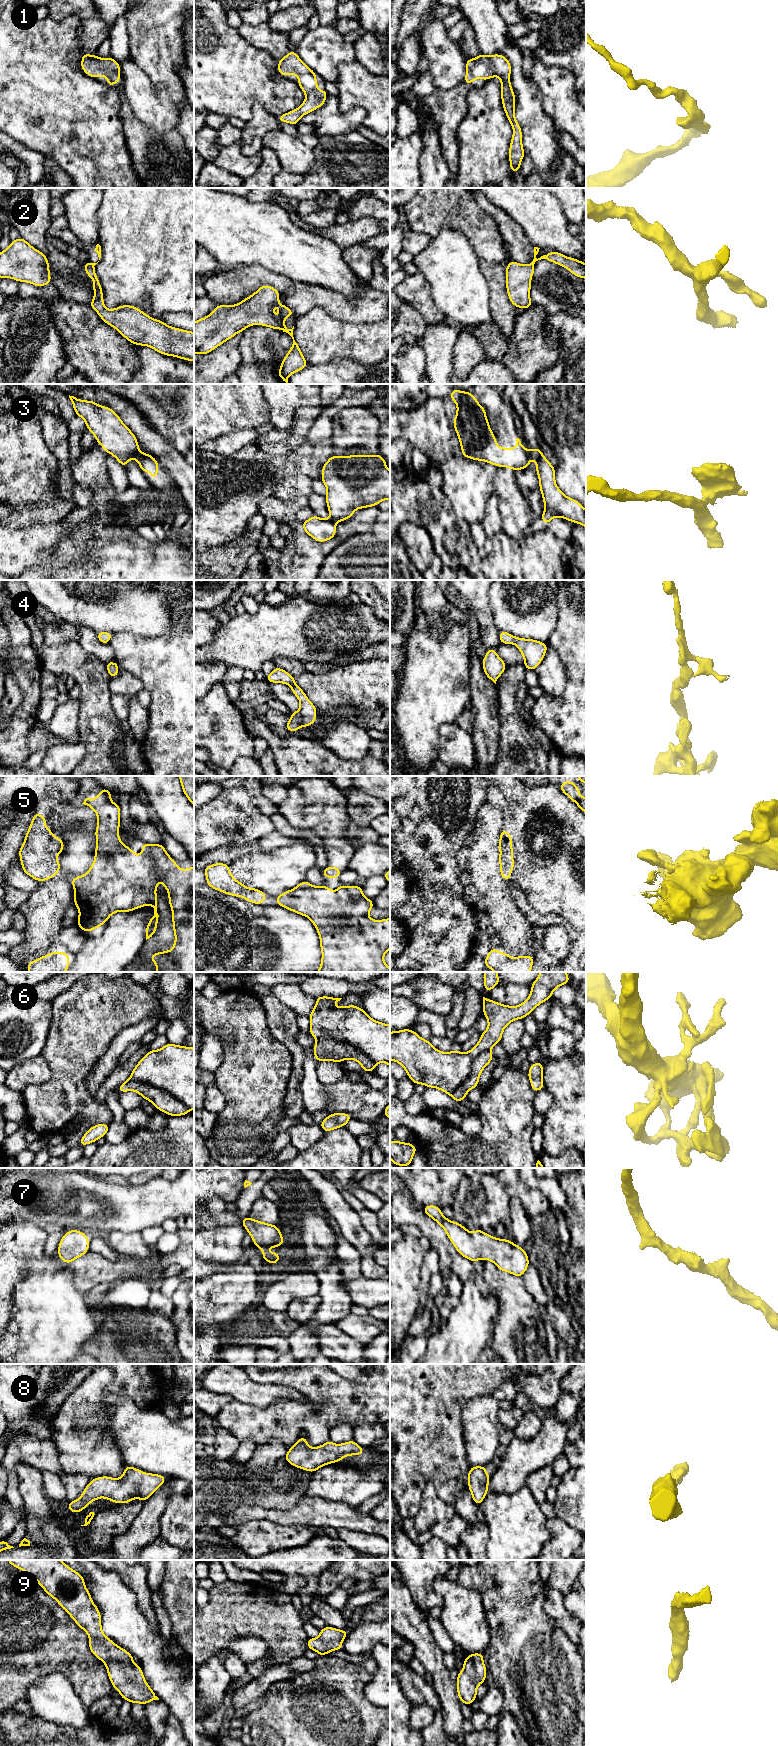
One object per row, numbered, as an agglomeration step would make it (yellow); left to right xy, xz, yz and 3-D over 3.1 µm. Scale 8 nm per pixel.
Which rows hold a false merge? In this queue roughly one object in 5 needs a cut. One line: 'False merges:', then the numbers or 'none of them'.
False merges: 2, 3

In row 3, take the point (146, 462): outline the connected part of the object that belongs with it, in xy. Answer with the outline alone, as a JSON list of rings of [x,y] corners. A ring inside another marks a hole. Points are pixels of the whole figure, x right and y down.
[[[139,453],[137,458],[138,465],[145,474],[147,470],[150,471],[150,479],[153,480],[158,476],[158,461],[147,453]]]

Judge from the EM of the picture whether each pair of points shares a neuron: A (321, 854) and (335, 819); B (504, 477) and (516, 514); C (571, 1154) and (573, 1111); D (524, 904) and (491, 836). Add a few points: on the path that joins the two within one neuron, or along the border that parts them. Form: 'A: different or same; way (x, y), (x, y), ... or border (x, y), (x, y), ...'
A: different; border (323, 848), (327, 855)
B: same; way (505, 486), (513, 505)
C: different; border (575, 1147), (569, 1147), (556, 1155), (548, 1154)
D: different; border (508, 886), (512, 897), (520, 909)

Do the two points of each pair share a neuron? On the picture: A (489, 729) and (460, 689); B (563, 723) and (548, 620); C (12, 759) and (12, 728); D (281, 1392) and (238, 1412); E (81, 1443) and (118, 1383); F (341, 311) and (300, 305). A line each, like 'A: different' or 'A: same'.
A: different
B: different
C: same
D: different
E: same
F: same

